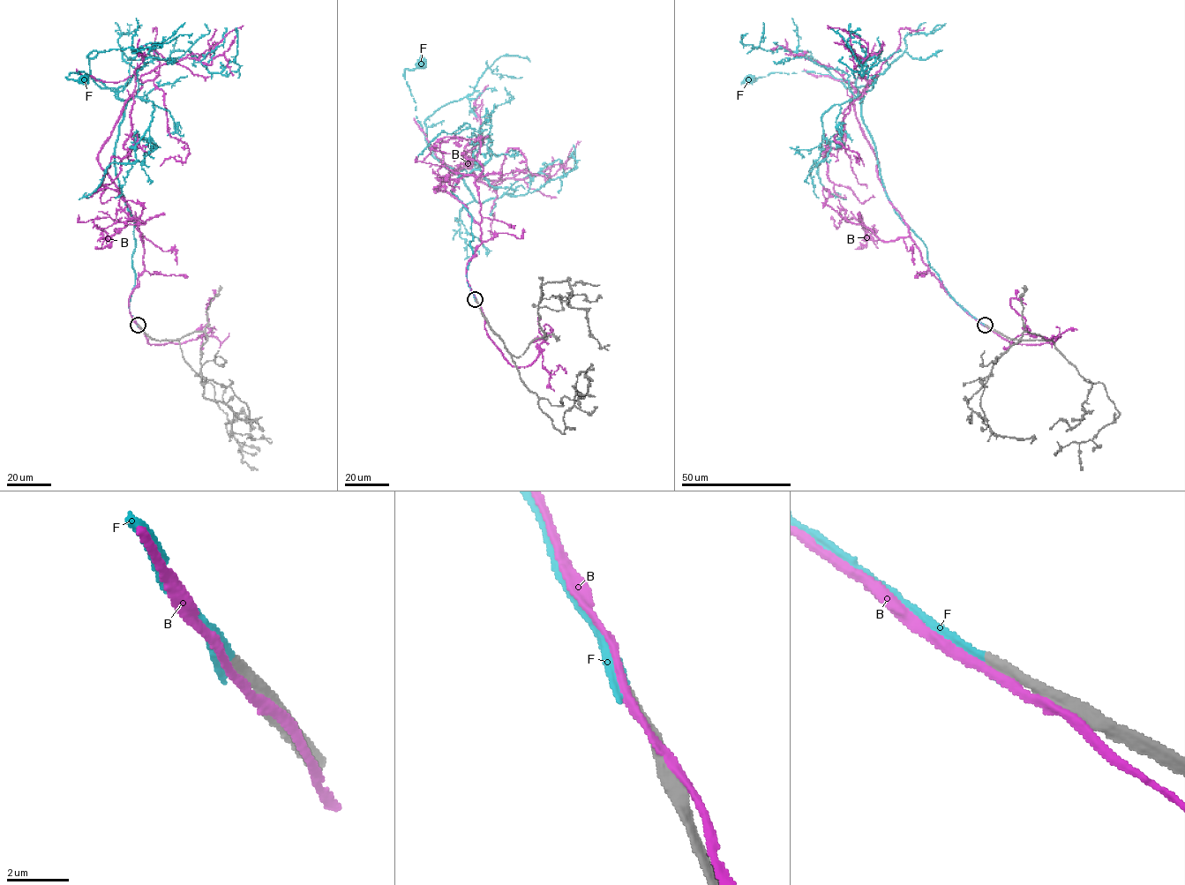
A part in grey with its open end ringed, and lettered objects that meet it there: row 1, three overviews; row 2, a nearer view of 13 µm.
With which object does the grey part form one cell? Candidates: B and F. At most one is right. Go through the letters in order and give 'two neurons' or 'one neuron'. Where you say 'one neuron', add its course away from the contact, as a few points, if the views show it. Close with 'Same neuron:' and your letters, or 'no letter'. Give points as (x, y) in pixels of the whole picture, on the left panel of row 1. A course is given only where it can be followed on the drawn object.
B: two neurons
F: one neuron | via (138, 325), (129, 302), (134, 285), (134, 220), (115, 166), (126, 102), (85, 71), (66, 77), (85, 80)
Same neuron: F

